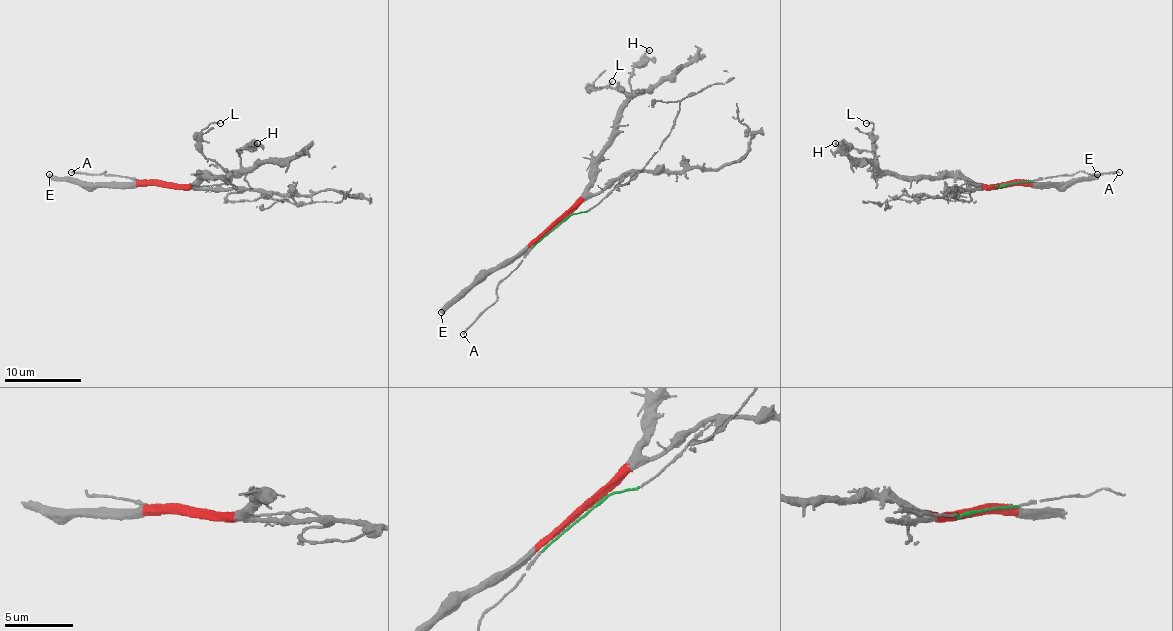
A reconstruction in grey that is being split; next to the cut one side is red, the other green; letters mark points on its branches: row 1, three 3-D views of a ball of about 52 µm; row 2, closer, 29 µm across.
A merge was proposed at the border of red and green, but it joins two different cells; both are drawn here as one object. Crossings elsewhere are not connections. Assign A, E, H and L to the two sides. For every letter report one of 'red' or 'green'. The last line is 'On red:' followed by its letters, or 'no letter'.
A: green
E: red
H: red
L: red
On red: E, H, L

